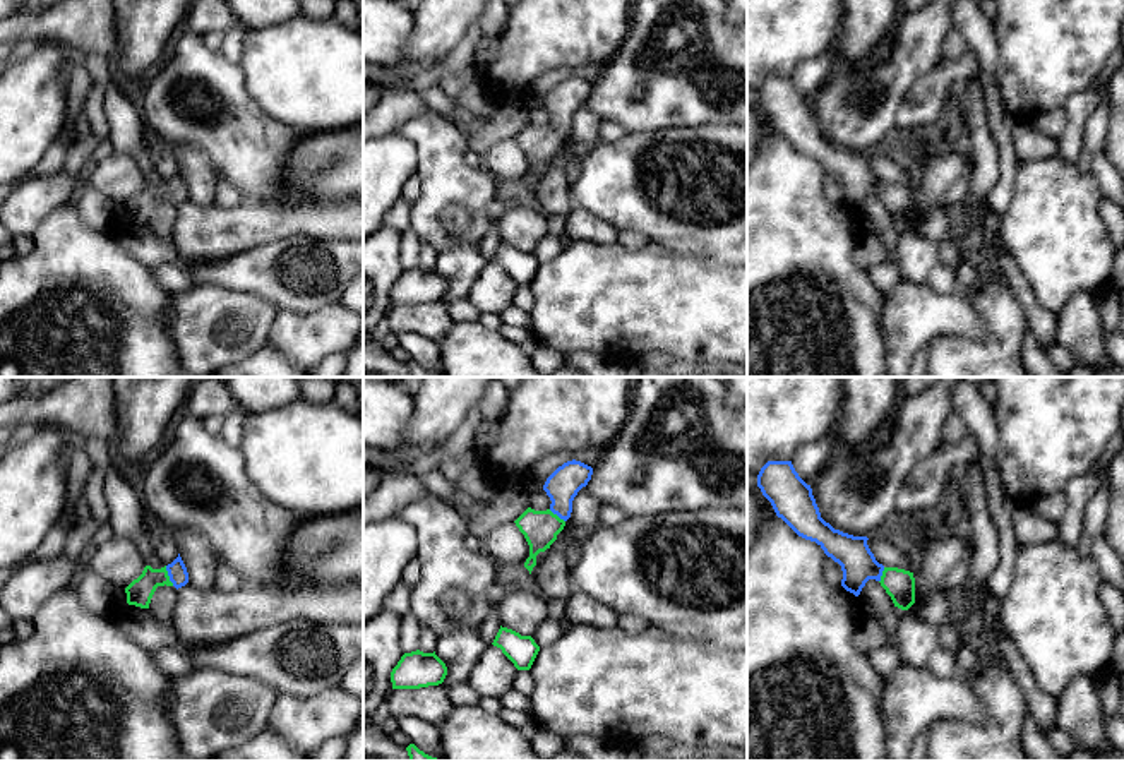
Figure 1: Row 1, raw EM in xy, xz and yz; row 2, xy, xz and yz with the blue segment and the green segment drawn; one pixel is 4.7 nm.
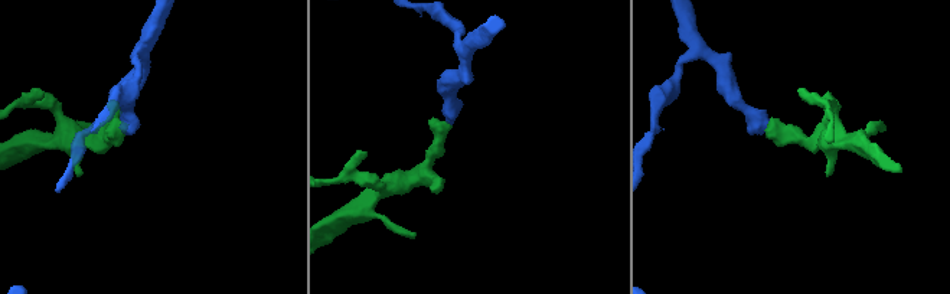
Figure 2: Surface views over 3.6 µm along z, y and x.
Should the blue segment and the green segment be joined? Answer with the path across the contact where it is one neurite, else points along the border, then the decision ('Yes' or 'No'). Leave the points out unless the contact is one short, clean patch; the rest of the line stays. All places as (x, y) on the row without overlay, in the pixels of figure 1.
Path across: xy (177, 187), (170, 192), (156, 192), (139, 208). Yes

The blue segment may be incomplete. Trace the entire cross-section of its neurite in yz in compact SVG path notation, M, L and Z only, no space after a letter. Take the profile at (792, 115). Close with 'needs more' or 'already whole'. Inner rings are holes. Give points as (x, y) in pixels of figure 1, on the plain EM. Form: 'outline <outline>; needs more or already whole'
outline M768 77L757 91L757 103L778 134L798 153L816 158L828 173L841 182L841 202L846 207L858 213L865 199L876 195L894 223L908 226L915 219L913 189L884 183L870 168L867 153L853 153L826 139L810 101L798 93L792 77Z; needs more

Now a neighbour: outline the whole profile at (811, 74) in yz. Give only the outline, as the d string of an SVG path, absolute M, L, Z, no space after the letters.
M828 50L814 58L804 60L795 67L792 81L798 93L807 99L817 94L821 86L834 70L834 51Z

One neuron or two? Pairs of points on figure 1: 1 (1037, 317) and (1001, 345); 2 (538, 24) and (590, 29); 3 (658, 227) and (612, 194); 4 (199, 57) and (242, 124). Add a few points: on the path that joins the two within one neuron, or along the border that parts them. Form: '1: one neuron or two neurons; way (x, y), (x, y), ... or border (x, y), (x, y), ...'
1: two neurons; border (1010, 288), (1028, 328)
2: one neuron; way (550, 24), (578, 24)
3: one neuron; way (646, 215), (624, 194)
4: one neuron; way (204, 74), (221, 91), (230, 107)

